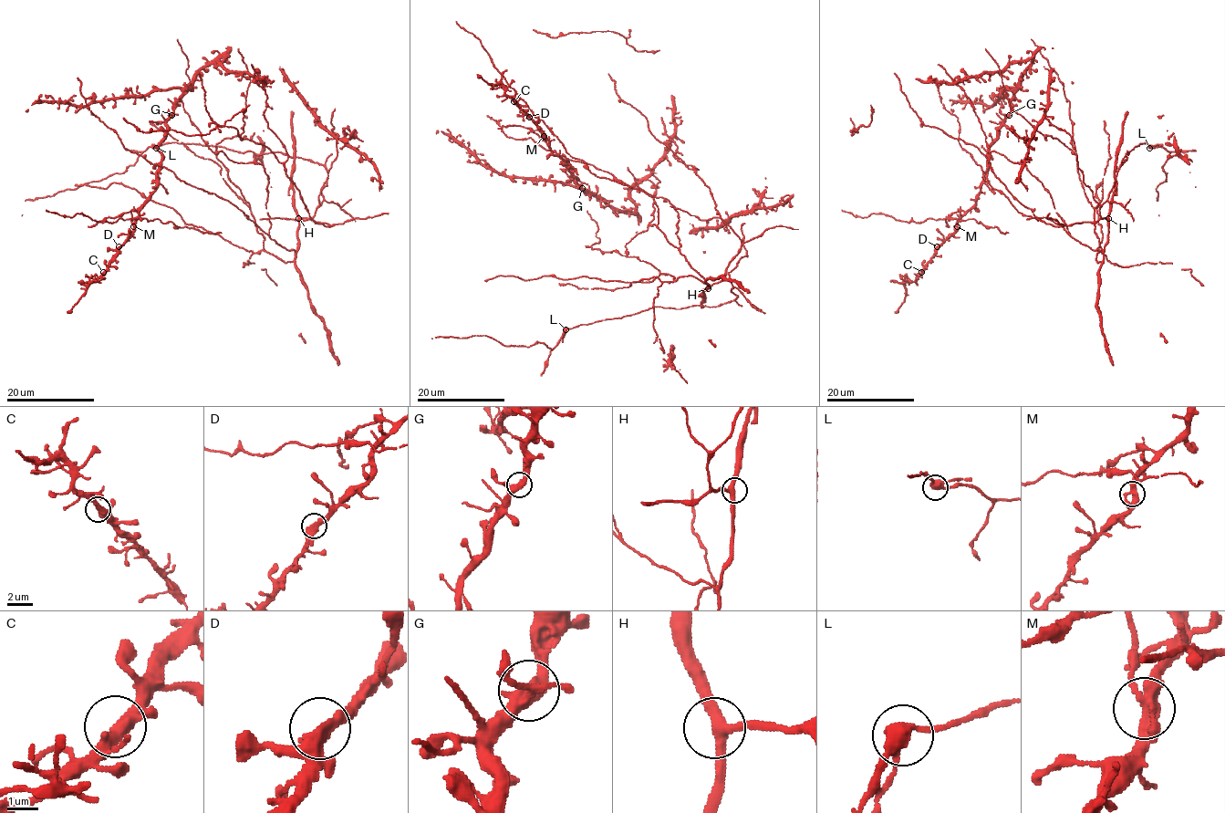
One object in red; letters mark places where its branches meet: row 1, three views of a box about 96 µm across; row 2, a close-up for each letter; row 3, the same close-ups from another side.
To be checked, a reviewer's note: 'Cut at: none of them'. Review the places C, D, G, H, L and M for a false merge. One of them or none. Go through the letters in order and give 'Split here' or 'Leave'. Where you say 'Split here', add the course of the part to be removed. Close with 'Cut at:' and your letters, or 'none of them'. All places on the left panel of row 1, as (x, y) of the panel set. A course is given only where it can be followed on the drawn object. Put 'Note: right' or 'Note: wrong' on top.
Note: wrong
C: Leave
D: Leave
G: Leave
H: Leave
L: Leave
M: Split here. Course of the part to remove: (133, 225), (129, 212), (88, 225)
Cut at: M

